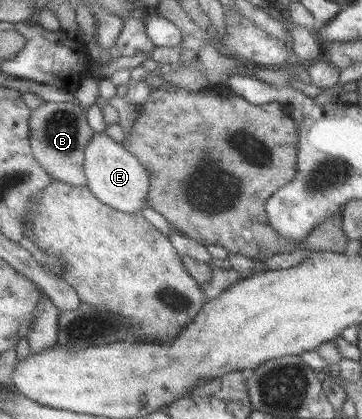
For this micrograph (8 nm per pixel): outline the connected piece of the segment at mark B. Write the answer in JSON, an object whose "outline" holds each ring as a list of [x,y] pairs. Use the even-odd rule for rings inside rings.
{"outline":[[[47,101],[42,107],[33,110],[31,119],[31,140],[38,161],[42,162],[54,178],[70,183],[74,187],[89,185],[85,168],[87,147],[96,131],[88,123],[88,112],[84,113],[81,103]]]}

